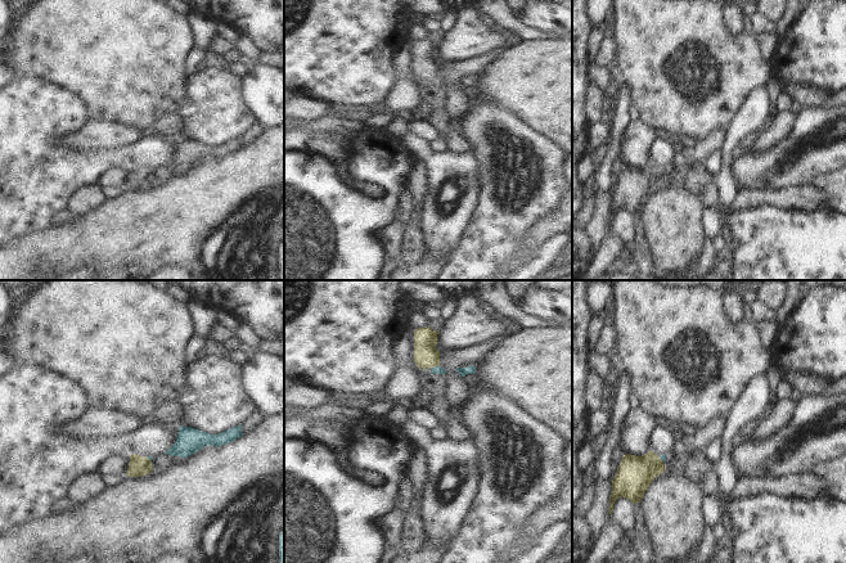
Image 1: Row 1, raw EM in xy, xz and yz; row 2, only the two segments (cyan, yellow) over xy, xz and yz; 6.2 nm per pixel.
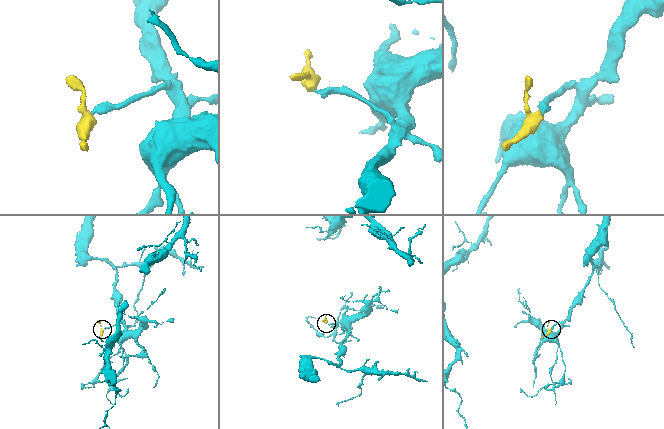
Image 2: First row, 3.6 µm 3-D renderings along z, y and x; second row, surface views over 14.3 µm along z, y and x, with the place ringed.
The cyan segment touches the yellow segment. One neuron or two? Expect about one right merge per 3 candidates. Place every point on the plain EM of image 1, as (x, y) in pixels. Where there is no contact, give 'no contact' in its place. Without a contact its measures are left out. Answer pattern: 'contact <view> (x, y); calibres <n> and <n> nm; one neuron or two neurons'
contact xz (435, 79); calibres 50 and 150 nm; one neuron

